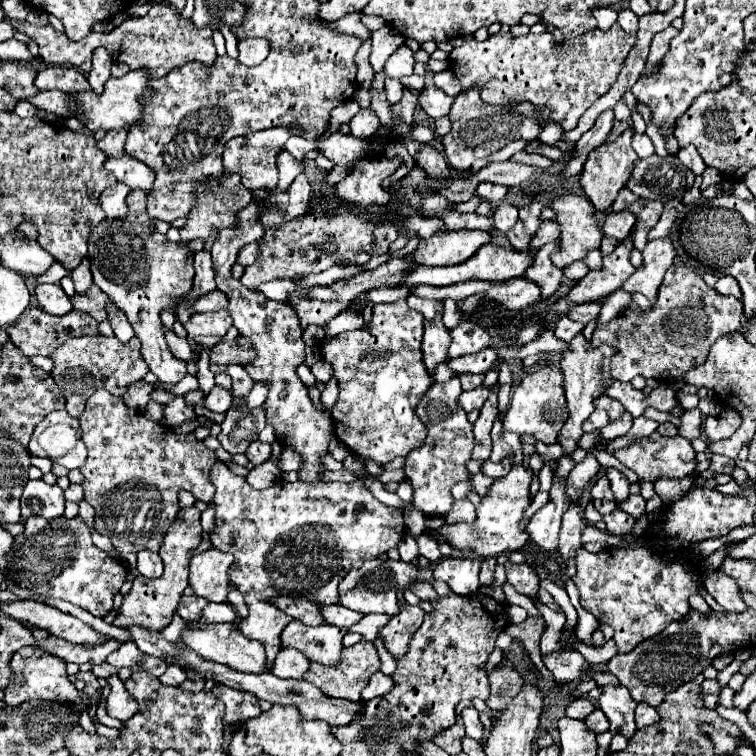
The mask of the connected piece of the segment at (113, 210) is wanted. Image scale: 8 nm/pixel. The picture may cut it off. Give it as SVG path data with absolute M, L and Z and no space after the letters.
M115 184L113 188L107 188L103 194L101 194L101 208L103 212L107 214L107 220L123 220L125 214L127 214L127 204L125 204L125 198L127 194L131 192L129 186L125 184Z

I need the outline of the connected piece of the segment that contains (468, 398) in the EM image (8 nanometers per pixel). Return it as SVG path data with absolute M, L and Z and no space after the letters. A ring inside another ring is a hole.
M493 384L493 386L481 386L481 388L475 388L475 390L469 390L469 392L463 392L461 394L461 408L465 408L467 412L471 412L473 408L481 408L481 404L485 404L485 400L489 398L489 392L499 392L501 390L501 384Z

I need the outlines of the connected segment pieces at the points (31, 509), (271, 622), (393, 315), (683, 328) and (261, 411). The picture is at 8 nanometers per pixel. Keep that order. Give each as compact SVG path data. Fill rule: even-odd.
M29 480L21 496L21 518L41 516L45 520L59 518L63 514L63 490L57 484L45 484L43 480Z
M253 592L245 596L245 604L249 608L249 616L241 622L241 634L249 636L251 640L259 640L265 646L267 660L273 662L279 654L279 634L289 624L289 616L279 608L273 608L269 600L257 600Z
M397 300L393 304L377 304L377 308L373 308L373 320L367 326L367 330L343 332L331 342L323 342L319 348L323 360L333 366L335 378L339 380L339 398L333 406L337 438L347 444L349 450L357 456L373 460L377 464L387 464L397 456L407 456L413 448L423 444L427 428L415 416L415 406L433 384L433 378L429 376L429 372L425 372L425 364L421 360L421 312L411 310L405 300Z
M673 266L669 272L665 272L663 284L659 288L657 302L653 310L649 312L635 312L635 310L626 309L623 315L620 315L604 325L599 325L592 334L593 346L603 343L617 349L617 353L611 358L611 378L629 382L635 376L643 378L655 378L659 382L675 382L683 380L689 368L695 368L697 364L703 364L707 360L709 348L713 342L729 332L735 332L741 326L743 318L743 304L741 300L733 296L723 296L715 288L707 286L705 280L689 266Z
M231 406L225 412L225 420L221 422L221 434L217 436L221 446L235 454L245 452L247 446L257 440L259 432L265 428L265 406L247 408L247 406Z

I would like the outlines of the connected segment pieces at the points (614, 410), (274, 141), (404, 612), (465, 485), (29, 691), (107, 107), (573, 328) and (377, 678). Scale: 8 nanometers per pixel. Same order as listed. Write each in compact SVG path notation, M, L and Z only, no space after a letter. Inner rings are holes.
M603 394L603 396L599 396L599 398L595 398L593 406L595 406L595 408L605 410L605 412L609 414L609 418L611 418L611 420L617 420L617 416L621 416L621 412L623 412L621 404L619 404L617 400L613 400L613 398L609 398L609 396L605 396L605 394Z
M291 126L291 128L271 128L271 130L243 136L243 138L235 138L223 150L223 164L225 168L229 168L229 172L241 174L241 180L249 190L261 190L261 188L275 190L279 182L279 176L275 176L275 158L283 150L283 144L291 136L295 136L295 132L297 128Z
M401 606L399 614L393 616L387 626L381 628L379 636L383 638L385 648L395 656L401 658L407 652L407 644L413 636L413 632L423 624L425 612L419 606Z
M471 480L457 482L457 484L451 488L451 494L453 494L455 500L463 500L463 498L467 498L469 492L473 492L473 482L471 482Z
M24 646L13 654L10 661L11 672L23 676L23 684L9 682L5 688L5 702L9 706L19 706L25 700L63 700L75 706L75 712L81 712L85 706L89 706L89 700L83 696L83 692L75 690L75 686L67 680L65 662L57 656L51 656L43 650L35 650L31 646Z
M139 68L139 70L127 72L121 78L109 78L105 82L105 92L101 96L95 92L73 94L81 106L81 112L77 114L77 118L83 120L87 124L87 128L93 132L97 132L97 130L121 130L121 128L129 130L129 124L137 124L137 120L141 120L143 104L139 100L153 96L151 80L153 78L149 76L149 72L145 72L145 68Z
M561 318L557 322L557 328L555 328L555 336L561 338L561 340L573 340L577 334L583 332L583 324L577 324L575 320L569 320L569 318Z
M375 672L369 680L369 684L365 686L365 690L361 692L361 700L371 700L371 698L377 698L377 696L385 696L387 692L391 692L395 686L395 680L393 676L387 676L383 672Z

